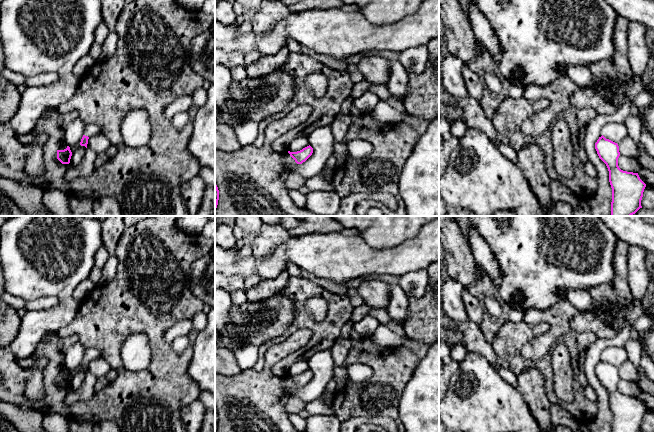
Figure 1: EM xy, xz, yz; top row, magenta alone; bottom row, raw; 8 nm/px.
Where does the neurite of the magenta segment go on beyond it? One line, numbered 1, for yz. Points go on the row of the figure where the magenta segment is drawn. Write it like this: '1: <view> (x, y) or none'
1: none

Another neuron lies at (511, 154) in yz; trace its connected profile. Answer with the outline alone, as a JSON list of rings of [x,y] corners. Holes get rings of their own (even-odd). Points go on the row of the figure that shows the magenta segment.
[[[493,140],[494,145],[498,148],[498,150],[510,161],[516,164],[517,161],[517,151],[512,147],[503,144],[501,141]]]

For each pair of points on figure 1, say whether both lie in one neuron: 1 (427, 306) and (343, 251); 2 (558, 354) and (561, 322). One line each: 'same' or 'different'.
1: different
2: different

